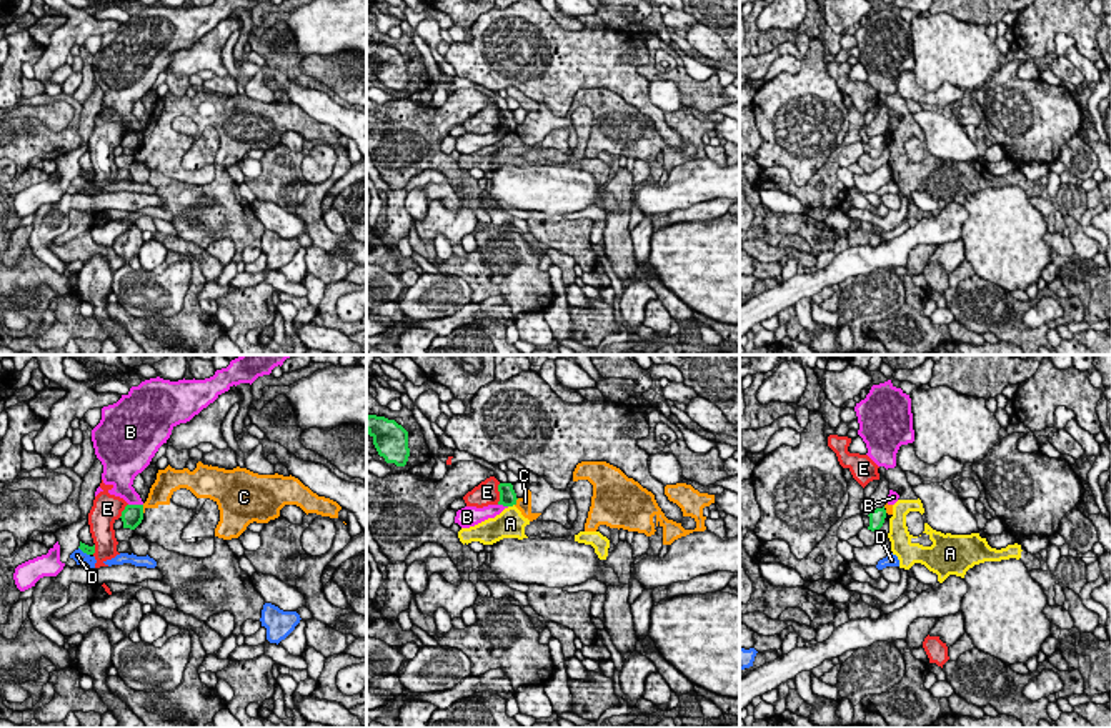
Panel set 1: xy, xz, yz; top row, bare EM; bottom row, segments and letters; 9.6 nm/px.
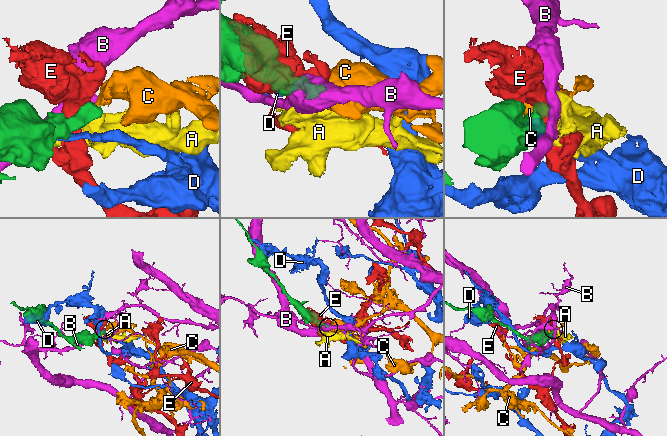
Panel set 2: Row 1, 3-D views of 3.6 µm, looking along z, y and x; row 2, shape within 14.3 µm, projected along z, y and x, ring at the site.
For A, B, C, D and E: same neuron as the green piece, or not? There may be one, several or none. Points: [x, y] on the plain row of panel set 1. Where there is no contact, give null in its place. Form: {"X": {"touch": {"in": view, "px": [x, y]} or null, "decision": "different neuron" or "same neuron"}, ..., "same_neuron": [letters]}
{"A": {"touch": {"in": "xz", "px": [510, 132]}, "decision": "different neuron"}, "B": {"touch": {"in": "xy", "px": [135, 132]}, "decision": "different neuron"}, "C": {"touch": {"in": "xy", "px": [142, 135]}, "decision": "different neuron"}, "D": {"touch": {"in": "xy", "px": [84, 179]}, "decision": "different neuron"}, "E": {"touch": {"in": "xz", "px": [500, 120]}, "decision": "different neuron"}, "same_neuron": []}

